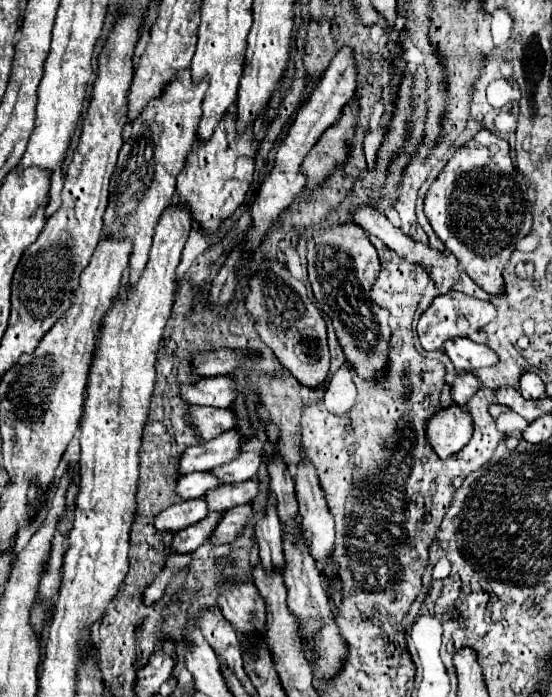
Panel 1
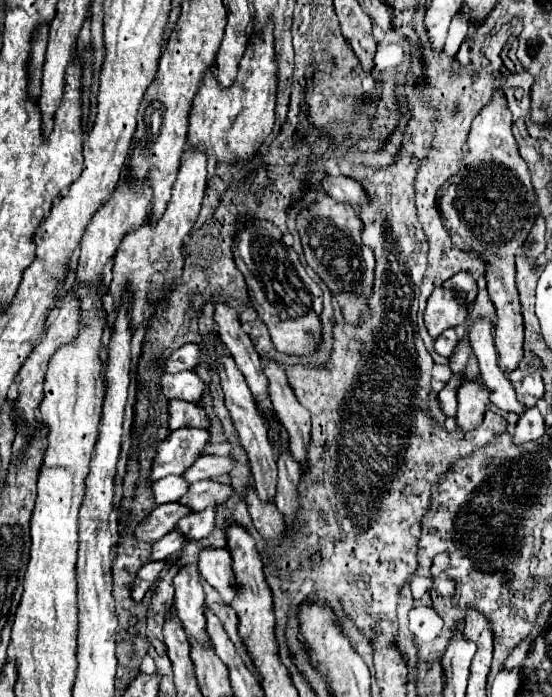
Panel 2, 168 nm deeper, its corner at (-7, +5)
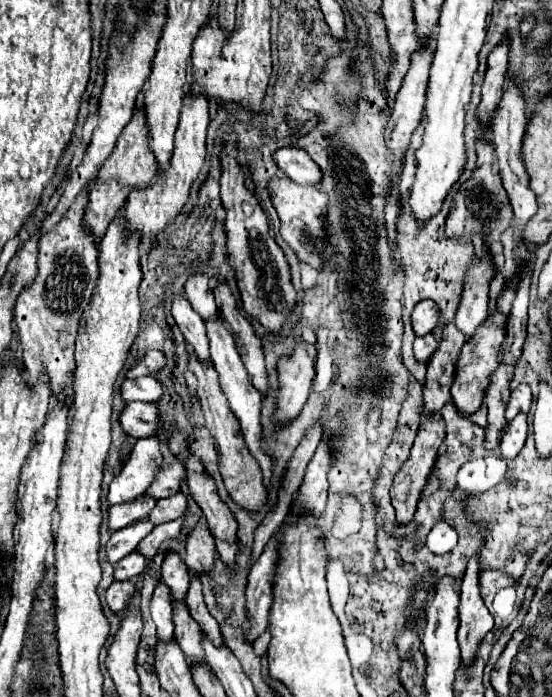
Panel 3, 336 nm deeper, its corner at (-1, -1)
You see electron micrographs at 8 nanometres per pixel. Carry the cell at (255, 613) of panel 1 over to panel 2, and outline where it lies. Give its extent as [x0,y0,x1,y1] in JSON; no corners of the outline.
[199,549,239,605]

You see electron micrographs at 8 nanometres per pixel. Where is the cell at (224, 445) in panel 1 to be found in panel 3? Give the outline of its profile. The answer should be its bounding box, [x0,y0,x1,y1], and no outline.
[107,437,161,507]

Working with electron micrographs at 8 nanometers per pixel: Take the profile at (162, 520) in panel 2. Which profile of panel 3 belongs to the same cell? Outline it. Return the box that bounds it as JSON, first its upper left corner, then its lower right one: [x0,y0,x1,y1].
[105,519,153,563]

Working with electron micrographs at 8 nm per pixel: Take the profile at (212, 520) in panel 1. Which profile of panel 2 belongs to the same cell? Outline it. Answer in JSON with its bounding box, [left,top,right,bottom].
[151,529,189,561]

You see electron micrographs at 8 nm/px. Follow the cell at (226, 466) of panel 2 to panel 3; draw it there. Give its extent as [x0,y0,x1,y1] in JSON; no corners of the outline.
[145,461,185,499]

